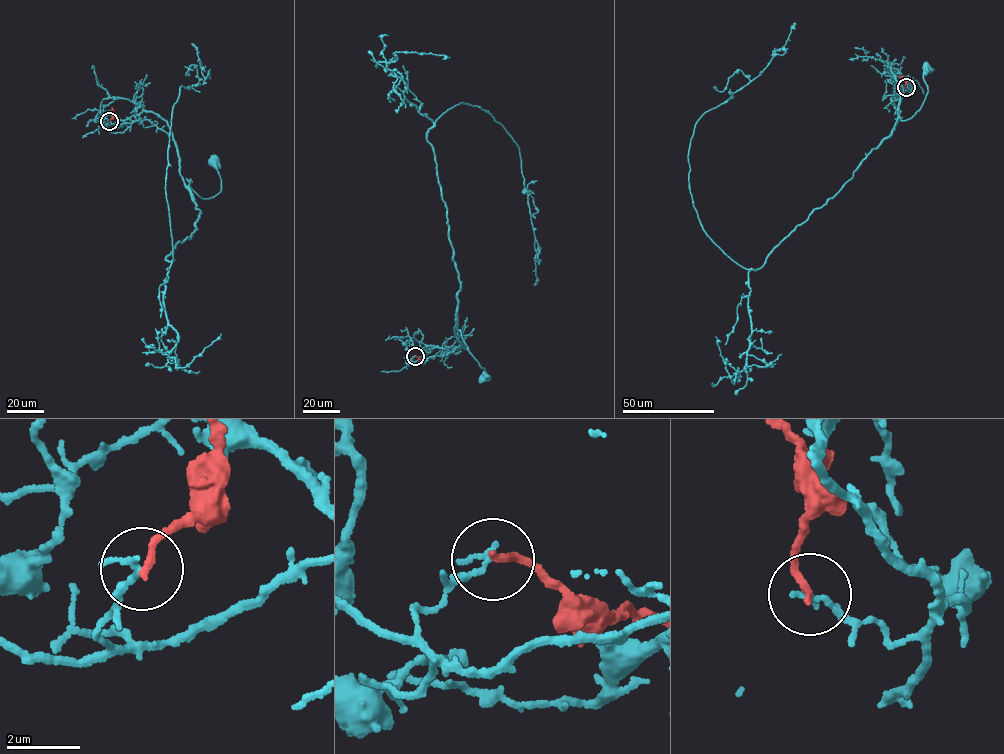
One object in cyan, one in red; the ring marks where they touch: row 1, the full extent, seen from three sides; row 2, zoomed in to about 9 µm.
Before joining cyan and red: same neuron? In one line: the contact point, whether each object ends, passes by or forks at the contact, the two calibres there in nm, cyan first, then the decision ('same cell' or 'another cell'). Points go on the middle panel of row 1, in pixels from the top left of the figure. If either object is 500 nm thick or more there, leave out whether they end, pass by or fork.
at (415, 356); cyan passes by; red ends there; 150 nm thick on the cyan side, 200 nm on the other; another cell

